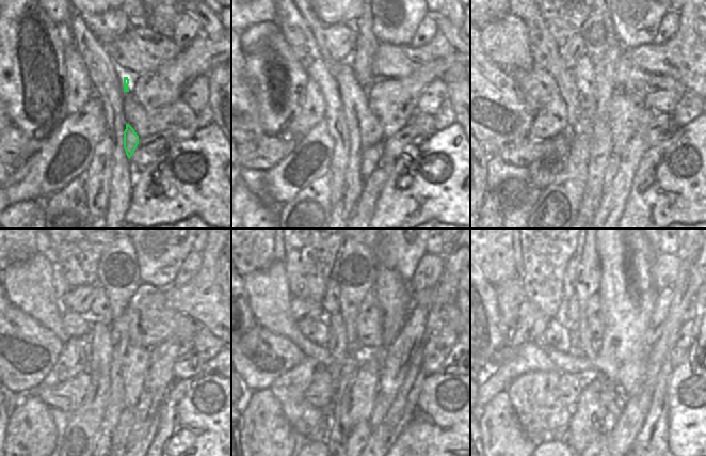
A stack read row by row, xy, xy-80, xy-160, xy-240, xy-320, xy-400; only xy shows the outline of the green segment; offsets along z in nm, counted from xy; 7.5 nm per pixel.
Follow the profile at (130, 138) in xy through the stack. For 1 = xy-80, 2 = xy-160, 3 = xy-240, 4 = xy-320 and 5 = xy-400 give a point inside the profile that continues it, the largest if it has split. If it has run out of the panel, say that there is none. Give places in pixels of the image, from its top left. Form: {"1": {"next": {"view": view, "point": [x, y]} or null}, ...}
{"1": {"next": {"view": "xy-80", "point": [372, 157]}}, "2": {"next": {"view": "xy-160", "point": [611, 168]}}, "3": {"next": {"view": "xy-240", "point": [119, 438]}}, "4": {"next": {"view": "xy-320", "point": [358, 437]}}, "5": {"next": {"view": "xy-400", "point": [600, 440]}}}

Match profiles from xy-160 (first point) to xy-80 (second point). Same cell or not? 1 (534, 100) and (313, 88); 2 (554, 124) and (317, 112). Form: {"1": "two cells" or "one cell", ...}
{"1": "two cells", "2": "one cell"}

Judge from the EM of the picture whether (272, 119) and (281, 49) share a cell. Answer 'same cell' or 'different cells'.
same cell

